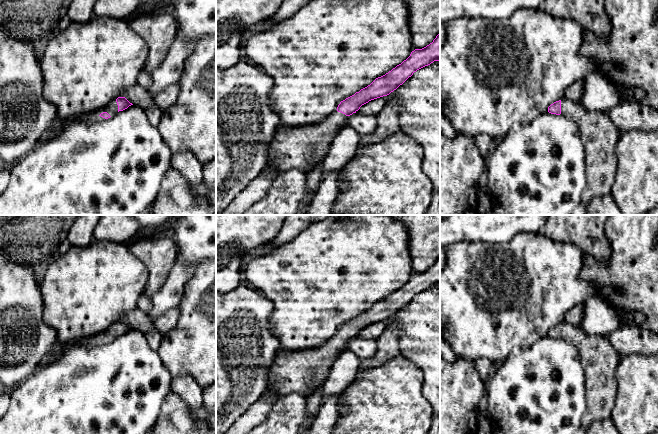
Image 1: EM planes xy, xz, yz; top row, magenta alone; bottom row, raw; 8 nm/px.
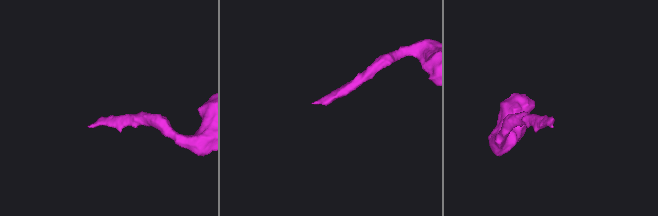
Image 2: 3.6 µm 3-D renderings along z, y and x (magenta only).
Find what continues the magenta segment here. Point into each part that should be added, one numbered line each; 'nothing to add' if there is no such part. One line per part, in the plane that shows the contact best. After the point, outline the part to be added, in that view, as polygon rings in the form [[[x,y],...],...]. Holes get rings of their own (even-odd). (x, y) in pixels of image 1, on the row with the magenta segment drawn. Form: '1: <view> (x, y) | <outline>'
1: xy (112, 108) | [[[113,100],[109,105],[105,106],[104,108],[100,109],[95,113],[83,116],[79,120],[84,122],[94,122],[98,120],[104,120],[105,118],[100,116],[100,114],[103,112],[107,112],[111,117],[114,116],[118,112],[118,105],[116,100]]]

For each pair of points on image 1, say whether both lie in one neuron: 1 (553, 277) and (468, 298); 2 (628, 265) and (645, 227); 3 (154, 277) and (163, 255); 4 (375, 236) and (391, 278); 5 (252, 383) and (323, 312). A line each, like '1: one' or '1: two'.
1: one
2: one
3: one
4: one
5: two

